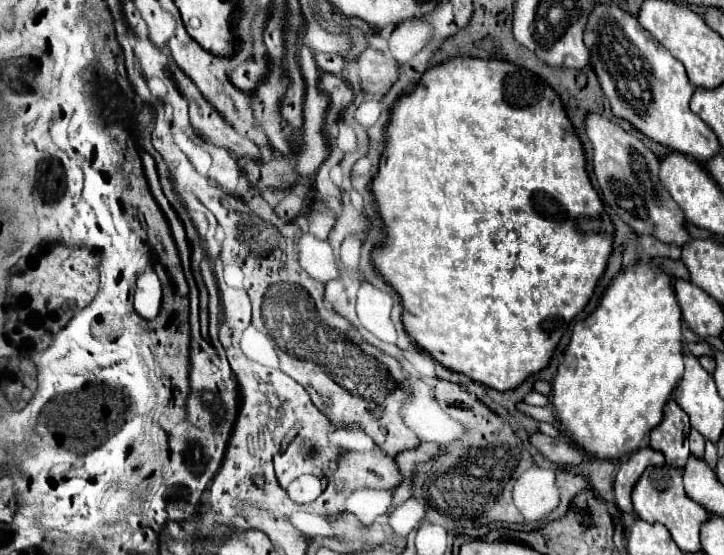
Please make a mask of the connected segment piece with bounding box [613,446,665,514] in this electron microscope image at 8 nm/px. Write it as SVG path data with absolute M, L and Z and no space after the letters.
M647 446L647 448L633 452L629 458L625 458L621 462L619 472L615 476L613 490L615 490L617 508L623 514L635 514L633 504L631 504L631 492L633 492L633 486L637 484L637 480L641 478L641 474L645 472L645 468L647 466L659 466L659 464L663 464L663 460L665 460L663 454L659 454Z

